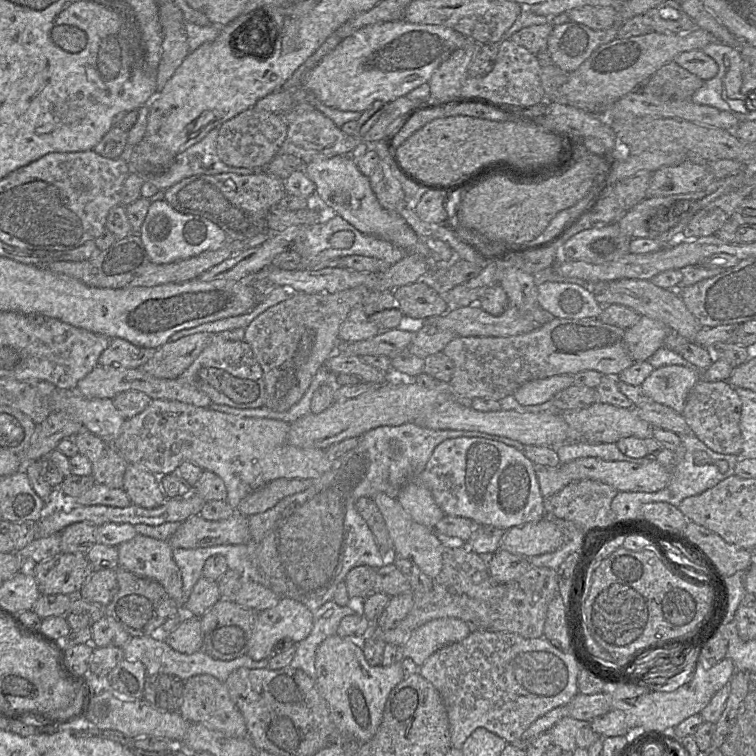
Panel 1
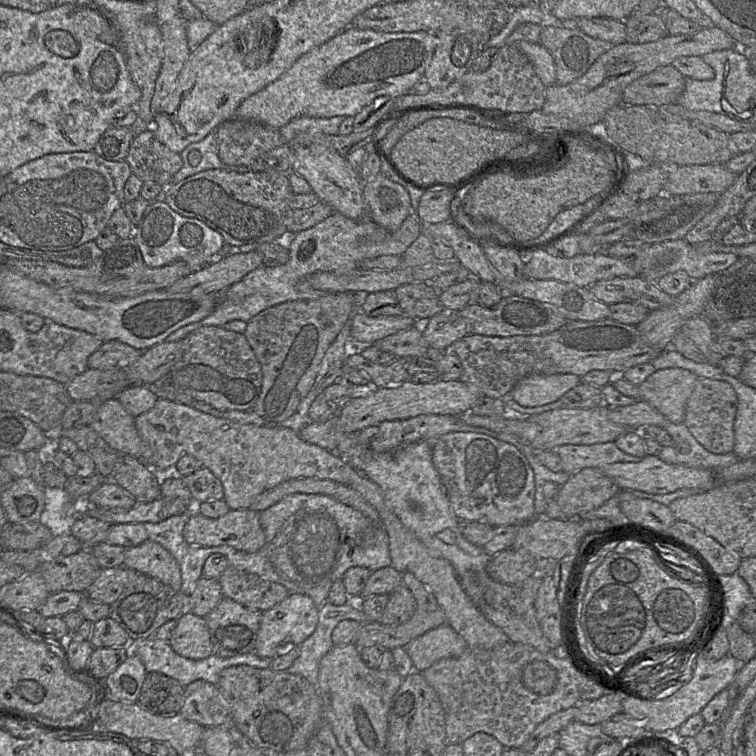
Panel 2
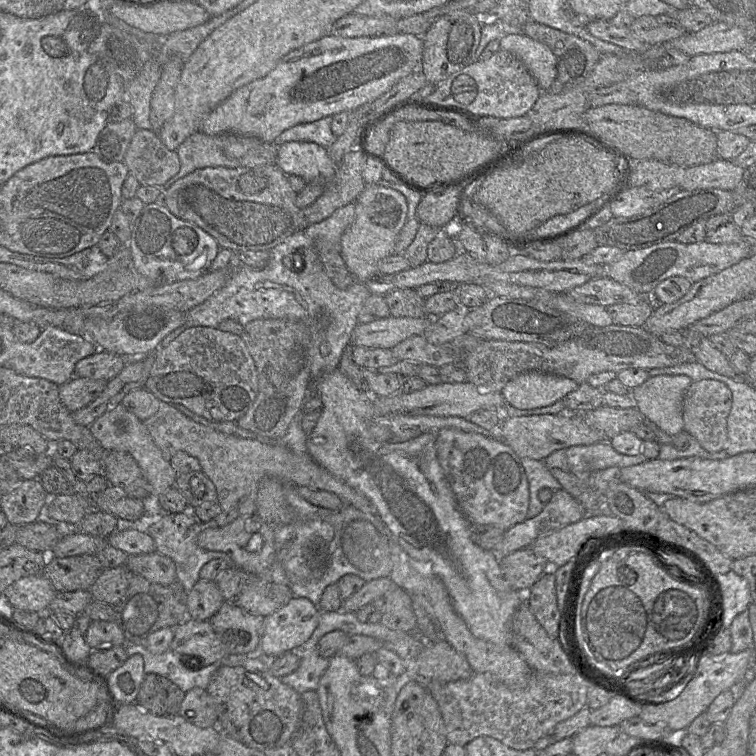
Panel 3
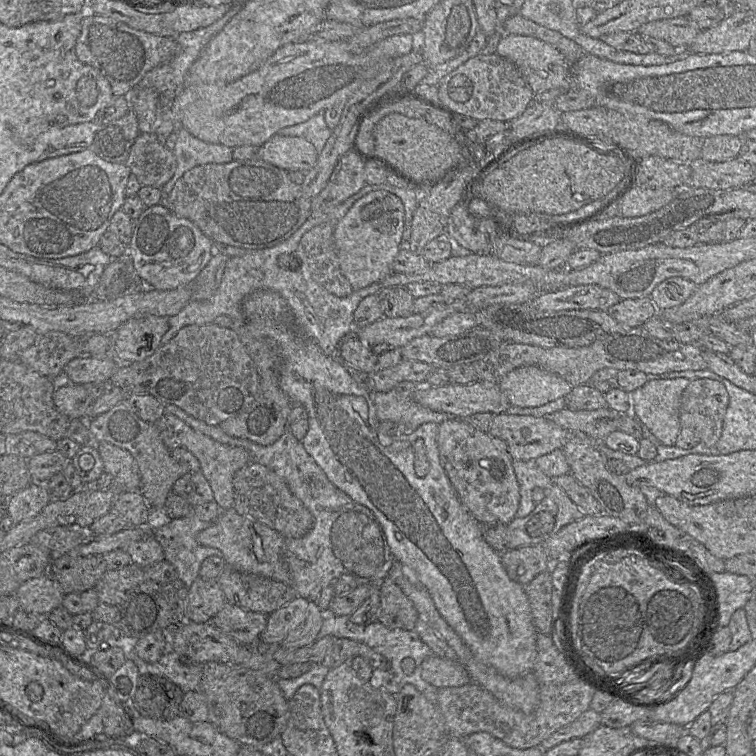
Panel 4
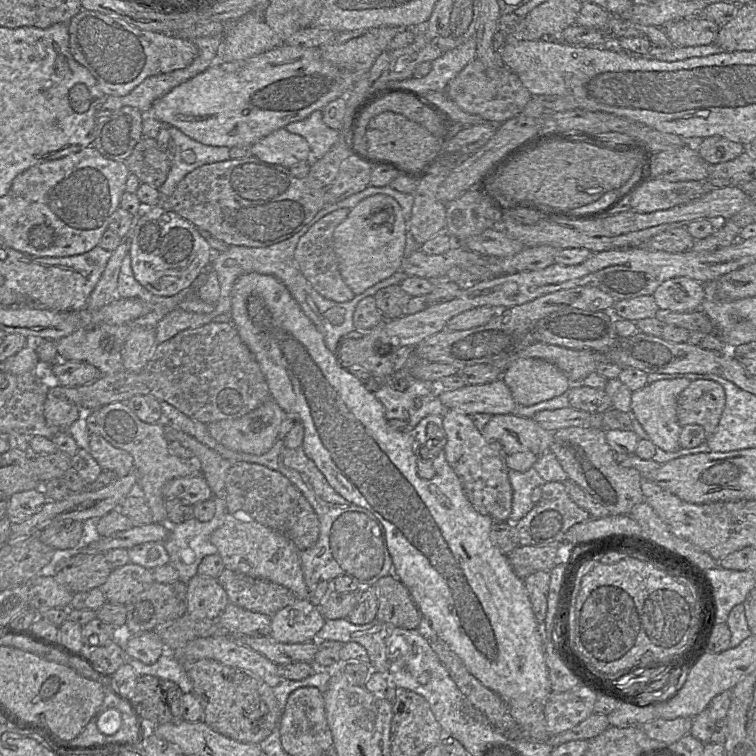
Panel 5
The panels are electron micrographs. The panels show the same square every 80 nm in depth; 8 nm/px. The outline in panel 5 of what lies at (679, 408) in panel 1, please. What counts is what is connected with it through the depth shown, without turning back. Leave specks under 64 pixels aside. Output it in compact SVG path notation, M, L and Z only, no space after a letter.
M688 379L658 380L646 384L631 394L631 412L635 415L649 440L666 452L674 452L680 448L681 426L676 415L676 401L679 394L690 384Z

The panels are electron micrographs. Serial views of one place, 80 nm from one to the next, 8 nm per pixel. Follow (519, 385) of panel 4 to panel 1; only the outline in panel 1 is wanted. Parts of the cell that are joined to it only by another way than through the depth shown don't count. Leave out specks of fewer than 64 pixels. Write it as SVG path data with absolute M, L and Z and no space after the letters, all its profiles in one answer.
M554 375L524 383L513 396L521 405L536 405L551 400L555 394L573 384L573 375Z

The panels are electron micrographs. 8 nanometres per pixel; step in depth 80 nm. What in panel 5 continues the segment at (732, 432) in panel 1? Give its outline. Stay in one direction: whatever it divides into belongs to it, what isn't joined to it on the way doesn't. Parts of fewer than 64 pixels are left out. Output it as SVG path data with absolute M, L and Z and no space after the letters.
M694 380L679 394L676 401L676 415L681 427L700 425L706 433L706 439L711 436L720 421L725 407L725 391L723 387L711 380Z

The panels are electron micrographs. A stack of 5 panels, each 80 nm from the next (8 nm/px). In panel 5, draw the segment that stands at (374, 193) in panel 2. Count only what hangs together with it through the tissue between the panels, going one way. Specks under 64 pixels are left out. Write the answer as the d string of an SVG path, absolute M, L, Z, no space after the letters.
M385 194L360 201L333 233L333 247L340 274L355 295L401 269L406 245L407 225L400 204Z

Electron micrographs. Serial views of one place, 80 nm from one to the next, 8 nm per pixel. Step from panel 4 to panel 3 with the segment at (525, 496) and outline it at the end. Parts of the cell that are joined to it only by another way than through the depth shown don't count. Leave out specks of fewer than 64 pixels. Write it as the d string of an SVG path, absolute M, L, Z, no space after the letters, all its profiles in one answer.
M523 458L521 459L521 464L529 483L529 507L527 518L532 518L538 515L545 505L538 497L540 489L549 488L552 491L556 491L561 489L562 486L552 476L542 460Z

